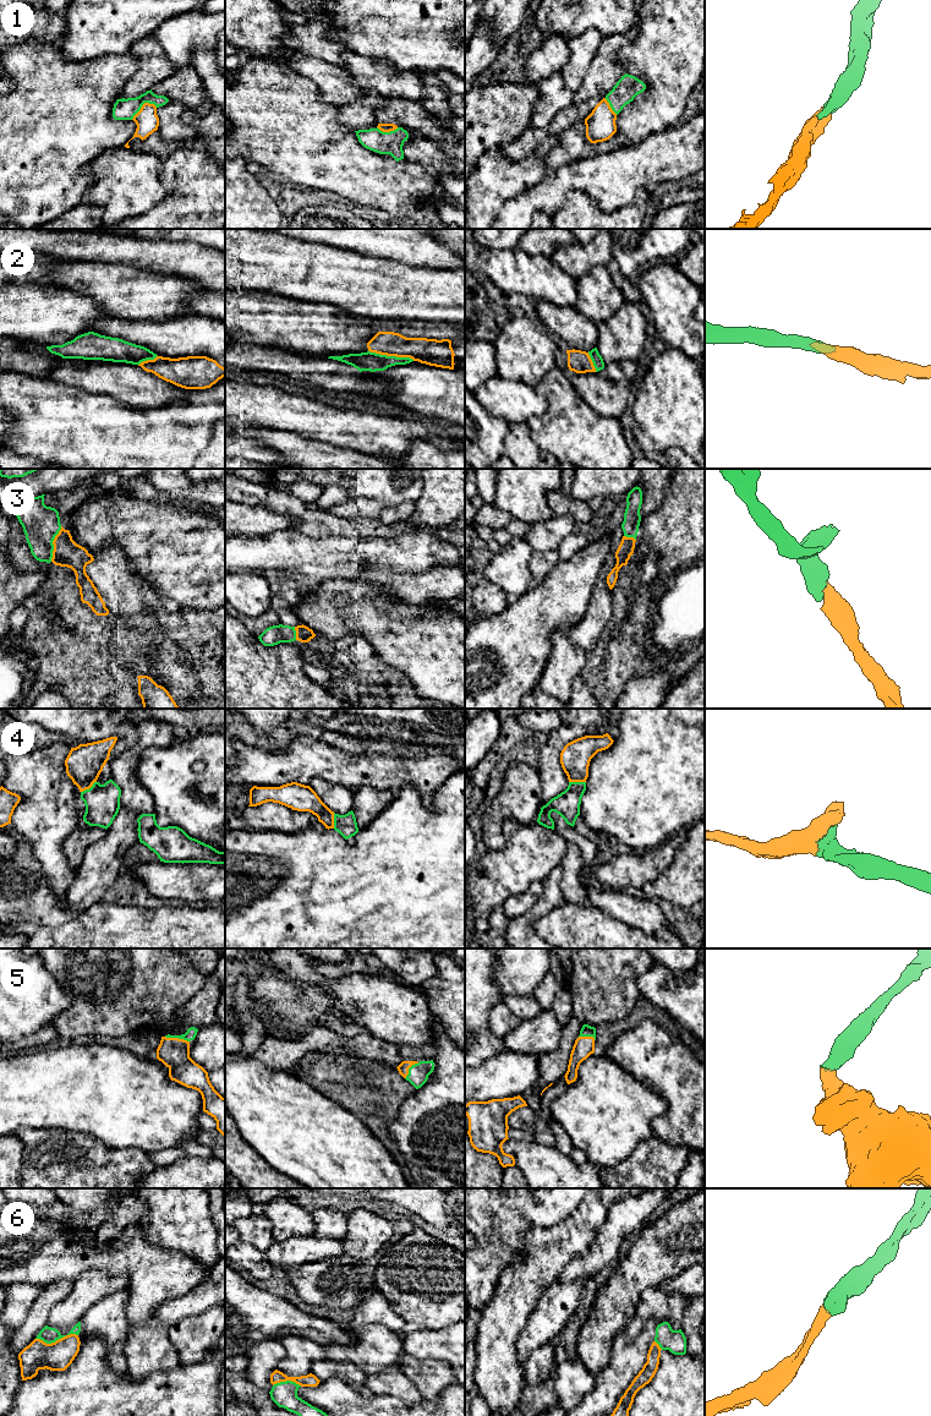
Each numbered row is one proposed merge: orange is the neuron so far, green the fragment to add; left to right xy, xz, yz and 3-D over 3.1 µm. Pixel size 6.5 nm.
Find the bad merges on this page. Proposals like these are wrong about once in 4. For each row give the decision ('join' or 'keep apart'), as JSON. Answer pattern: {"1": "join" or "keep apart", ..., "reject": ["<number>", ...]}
{"1": "join", "2": "join", "3": "join", "4": "join", "5": "join", "6": "join", "reject": []}

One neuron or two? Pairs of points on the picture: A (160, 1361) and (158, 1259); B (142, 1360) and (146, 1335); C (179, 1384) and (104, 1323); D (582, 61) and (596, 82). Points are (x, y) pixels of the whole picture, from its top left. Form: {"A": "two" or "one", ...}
{"A": "two", "B": "one", "C": "two", "D": "two"}

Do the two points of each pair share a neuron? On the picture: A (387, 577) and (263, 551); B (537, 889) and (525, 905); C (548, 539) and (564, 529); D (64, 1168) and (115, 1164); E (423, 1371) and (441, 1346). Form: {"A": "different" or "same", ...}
{"A": "different", "B": "same", "C": "same", "D": "same", "E": "different"}

